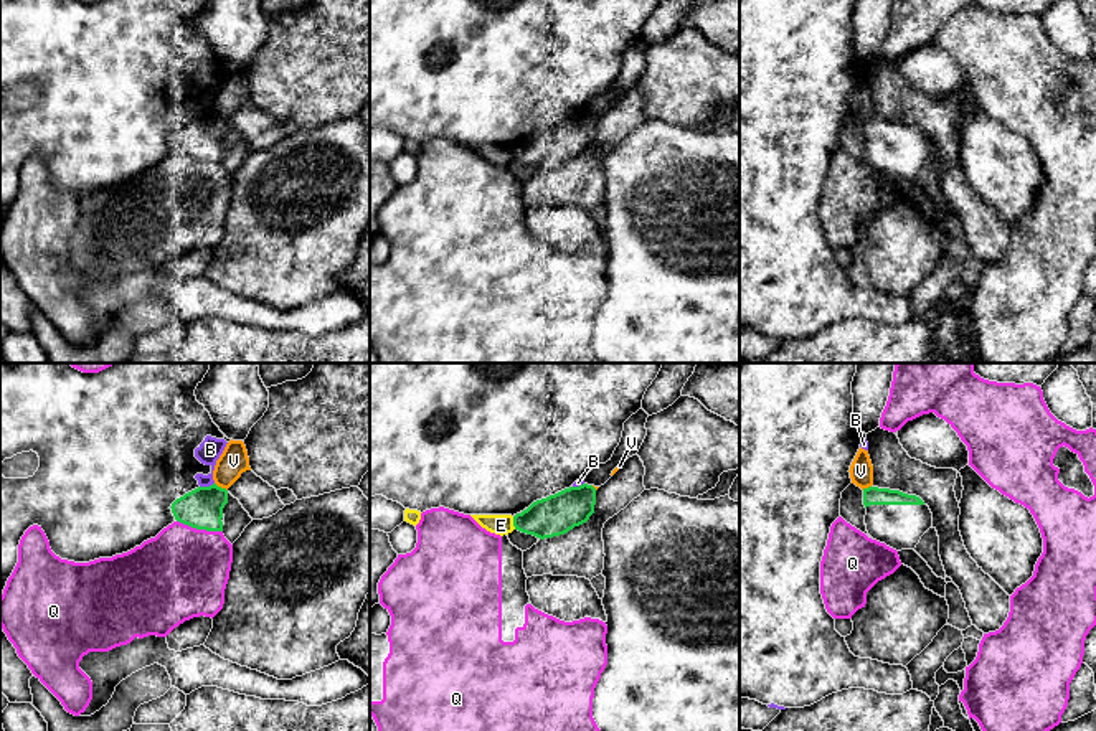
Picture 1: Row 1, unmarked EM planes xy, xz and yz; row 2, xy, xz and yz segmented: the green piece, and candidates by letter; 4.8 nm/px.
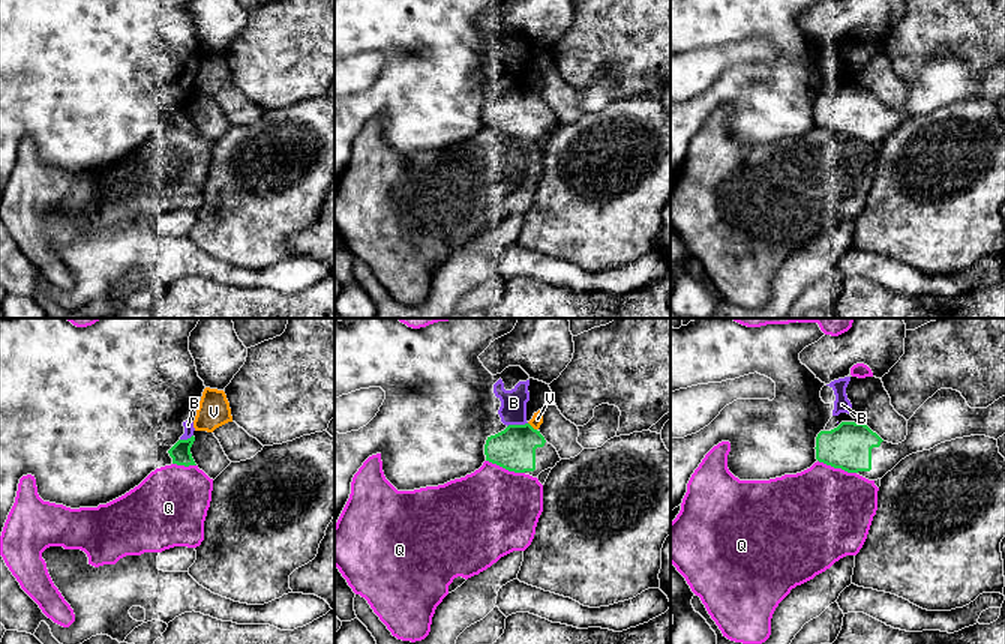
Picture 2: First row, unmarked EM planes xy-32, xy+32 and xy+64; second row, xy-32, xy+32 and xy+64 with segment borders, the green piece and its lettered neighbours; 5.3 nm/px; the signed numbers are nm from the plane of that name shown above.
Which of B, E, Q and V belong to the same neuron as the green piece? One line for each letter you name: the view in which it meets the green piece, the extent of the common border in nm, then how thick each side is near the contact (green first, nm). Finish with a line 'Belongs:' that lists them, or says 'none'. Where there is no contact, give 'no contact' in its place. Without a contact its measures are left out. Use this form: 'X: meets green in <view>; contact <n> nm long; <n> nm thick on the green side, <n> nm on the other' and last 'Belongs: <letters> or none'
Belongs: none

